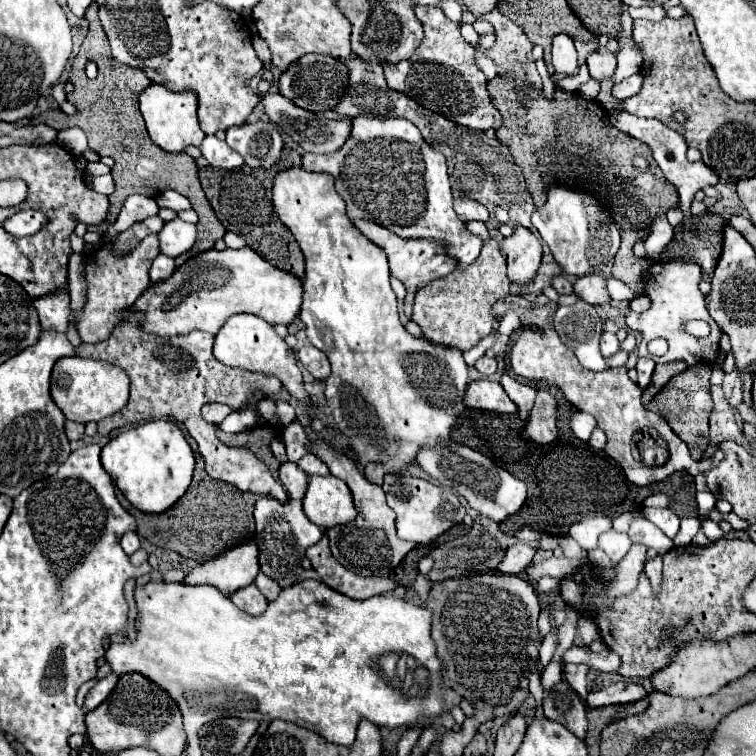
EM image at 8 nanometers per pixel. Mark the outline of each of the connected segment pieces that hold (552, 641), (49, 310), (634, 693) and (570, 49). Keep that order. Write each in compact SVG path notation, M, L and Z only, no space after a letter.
M552 628L552 632L544 638L544 642L542 642L542 646L540 646L540 662L542 662L542 666L546 668L548 666L548 662L552 660L552 654L554 654L554 650L556 650L556 634L558 634L558 628Z
M56 292L44 298L36 298L34 306L38 310L42 330L54 330L62 334L68 330L70 296L66 292Z
M616 682L604 688L596 688L588 694L586 704L590 708L610 706L610 704L630 704L646 698L646 690L634 682Z
M556 34L552 38L552 64L554 70L560 74L574 74L578 68L578 56L576 56L576 48L570 36L564 34Z

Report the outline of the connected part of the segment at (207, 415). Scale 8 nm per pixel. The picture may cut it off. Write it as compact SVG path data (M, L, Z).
M206 404L202 408L202 416L210 424L220 424L230 412L232 412L232 408L230 406L222 406L222 404Z

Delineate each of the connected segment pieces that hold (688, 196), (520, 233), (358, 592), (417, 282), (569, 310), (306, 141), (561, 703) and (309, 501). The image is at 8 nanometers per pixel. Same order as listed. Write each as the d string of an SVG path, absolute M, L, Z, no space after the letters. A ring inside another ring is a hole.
M612 110L612 112L608 112L608 118L610 118L610 124L616 126L620 132L626 132L626 134L630 134L630 136L634 136L634 138L638 138L638 140L642 140L642 142L646 142L650 146L650 150L654 152L654 160L662 168L664 176L678 188L684 216L690 218L690 202L694 200L694 194L698 190L702 190L704 186L708 186L708 184L718 184L718 176L710 168L706 168L704 162L690 164L686 160L686 150L688 150L686 140L678 132L674 132L674 130L666 128L664 124L660 124L658 120L636 118L636 116L628 114L626 110Z
M514 226L514 234L502 240L502 250L508 260L510 282L528 282L534 278L542 258L542 244L528 228Z
M326 534L316 542L316 546L308 548L306 556L310 558L312 568L318 572L318 576L322 578L324 584L328 584L330 588L334 588L336 592L340 592L340 594L344 594L348 598L364 600L364 598L370 598L370 596L376 596L376 594L394 592L394 588L398 586L390 578L380 578L380 576L364 578L364 576L358 576L358 574L346 570L330 554Z
M356 220L354 226L374 244L378 244L380 248L386 250L388 254L388 262L390 262L390 274L400 278L404 288L406 288L406 298L404 298L404 312L410 318L412 316L412 304L414 304L414 294L420 286L424 286L426 282L434 280L434 278L442 278L448 276L448 272L454 270L454 266L458 264L456 258L448 256L446 246L436 242L436 240L420 240L420 238L400 238L394 232L386 230L384 226L378 226L376 222L368 222L368 220Z
M576 300L572 306L558 306L554 314L554 330L560 340L574 350L578 362L586 370L600 372L608 368L598 348L602 322L594 306L582 300Z
M264 94L262 104L264 104L264 110L266 110L268 118L280 130L284 130L294 142L298 142L306 152L314 152L314 154L330 154L330 152L336 152L336 150L340 150L344 146L344 142L348 140L350 130L352 130L352 118L328 120L322 114L314 114L314 112L308 112L304 108L298 108L296 104L292 104L282 94Z
M558 682L554 686L546 698L544 698L544 716L564 724L572 734L576 734L580 740L586 738L586 728L588 728L588 720L586 720L586 708L584 702L580 700L580 696L574 690L564 690L570 688L568 682ZM554 688L562 688L562 690L554 690Z
M310 476L304 512L316 526L324 526L324 530L358 516L350 488L336 476Z

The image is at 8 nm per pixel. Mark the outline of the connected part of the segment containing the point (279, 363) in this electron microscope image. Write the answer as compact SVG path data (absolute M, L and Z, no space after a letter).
M236 314L236 316L228 318L224 322L224 326L220 328L220 332L216 334L216 338L214 338L214 356L226 366L274 374L276 378L280 378L280 382L290 390L290 394L304 408L310 406L310 400L308 400L306 390L304 390L302 374L298 370L292 348L284 342L284 338L280 338L276 334L276 330L266 320L262 320L262 318L254 316L254 314Z

